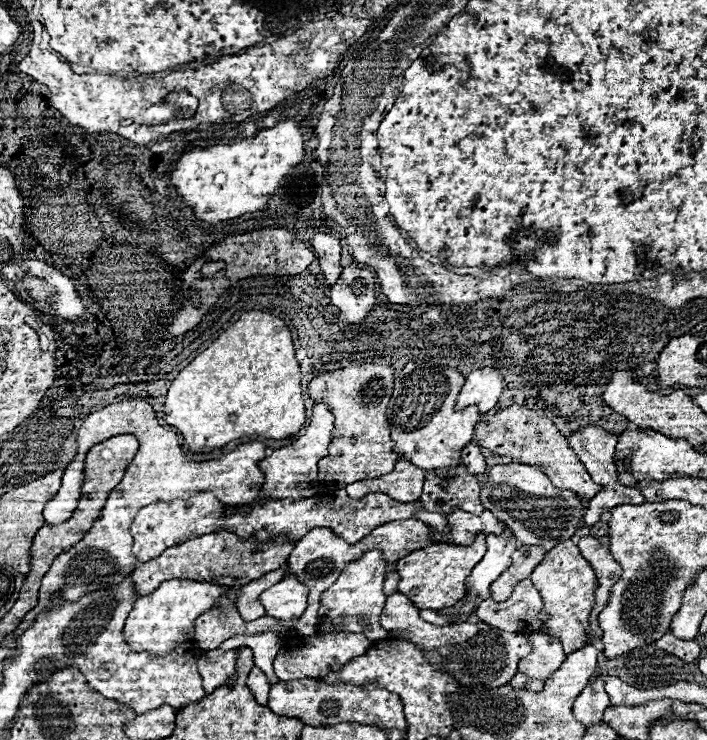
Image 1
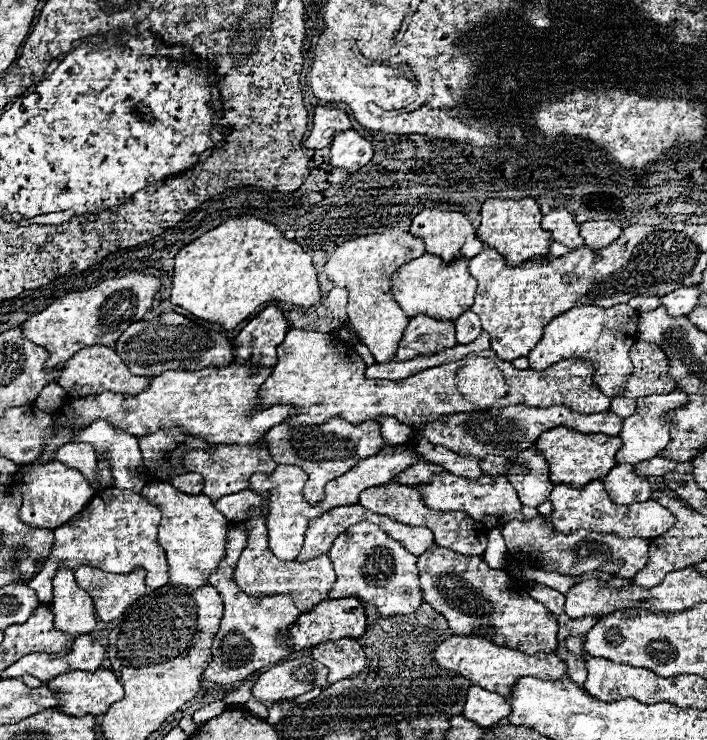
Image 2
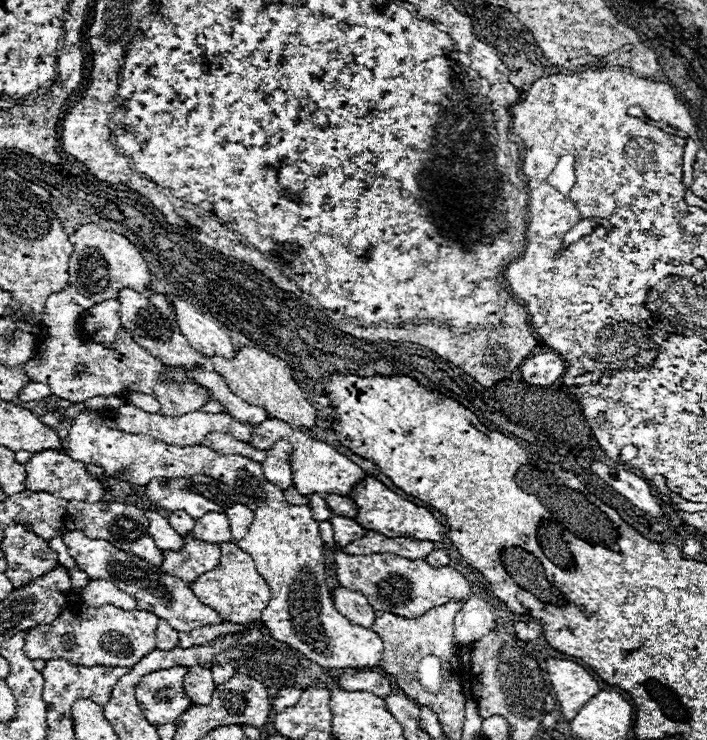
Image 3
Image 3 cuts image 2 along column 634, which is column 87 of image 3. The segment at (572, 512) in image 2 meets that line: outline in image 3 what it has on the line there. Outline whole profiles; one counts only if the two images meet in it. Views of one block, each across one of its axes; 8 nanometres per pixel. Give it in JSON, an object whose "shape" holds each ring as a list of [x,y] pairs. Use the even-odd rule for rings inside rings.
{"shape":[[[70,500],[66,506],[66,514],[64,514],[64,526],[66,526],[66,530],[82,532],[88,538],[104,538],[104,540],[112,542],[118,550],[136,554],[138,558],[144,558],[144,560],[152,562],[154,566],[162,564],[162,558],[164,558],[162,550],[148,536],[148,518],[136,506],[128,506],[128,504],[120,504],[120,502],[86,504],[86,502]]]}

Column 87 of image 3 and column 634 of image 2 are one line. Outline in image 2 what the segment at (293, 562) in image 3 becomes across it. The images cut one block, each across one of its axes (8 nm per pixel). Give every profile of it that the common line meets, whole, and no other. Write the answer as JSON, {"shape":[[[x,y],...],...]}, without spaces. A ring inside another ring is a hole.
{"shape":[[[672,390],[670,394],[652,394],[652,396],[638,398],[636,412],[622,422],[622,430],[620,430],[622,448],[616,452],[616,460],[638,464],[638,462],[654,458],[660,450],[664,450],[670,442],[670,428],[672,428],[666,422],[666,416],[668,416],[668,412],[684,408],[686,402],[688,402],[688,394],[682,390]]]}

